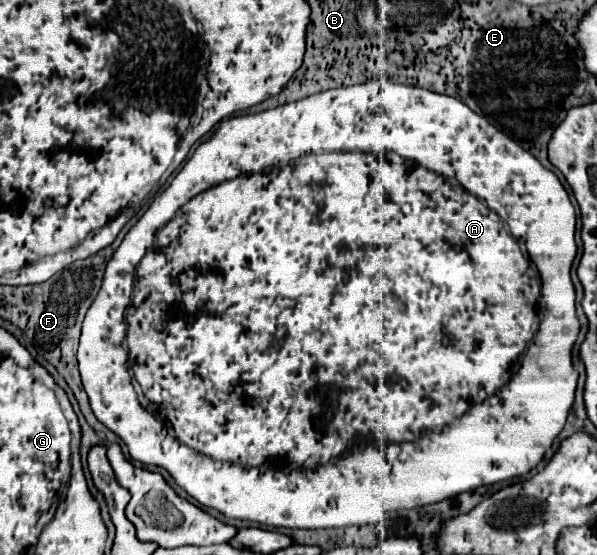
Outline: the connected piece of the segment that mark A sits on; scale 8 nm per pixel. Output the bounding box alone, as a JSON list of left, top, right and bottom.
[78,80,580,528]

